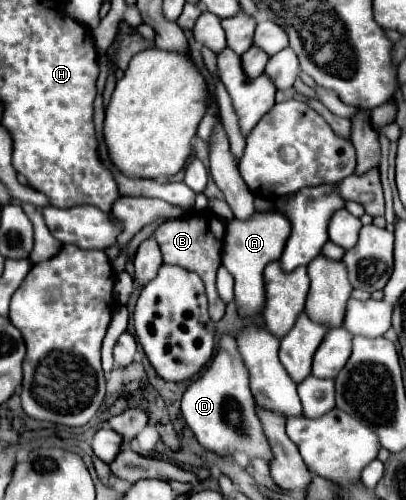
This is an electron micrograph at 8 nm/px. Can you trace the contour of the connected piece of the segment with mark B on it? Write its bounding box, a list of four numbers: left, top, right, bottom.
[153,209,225,321]

